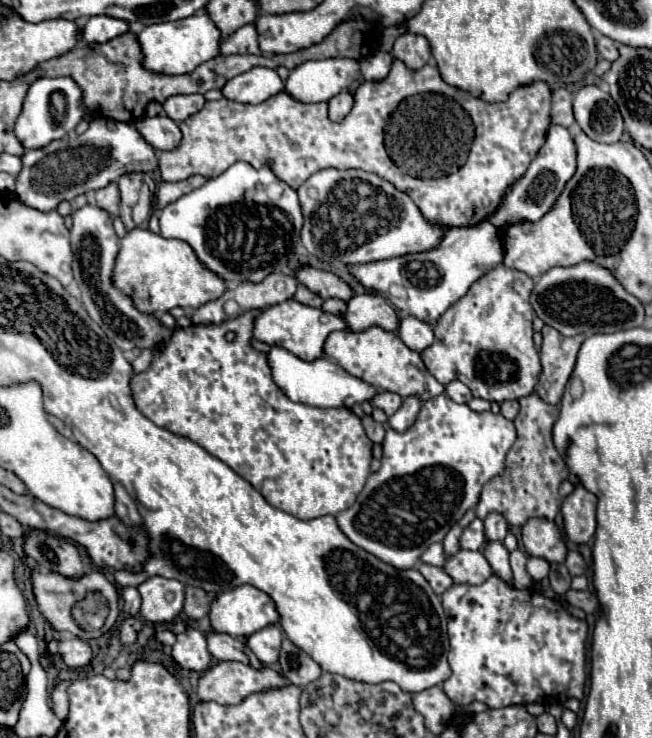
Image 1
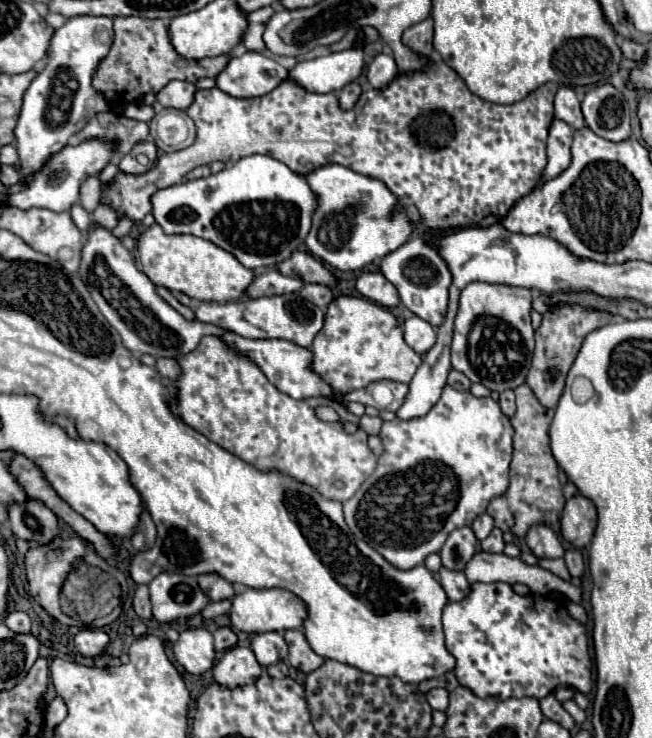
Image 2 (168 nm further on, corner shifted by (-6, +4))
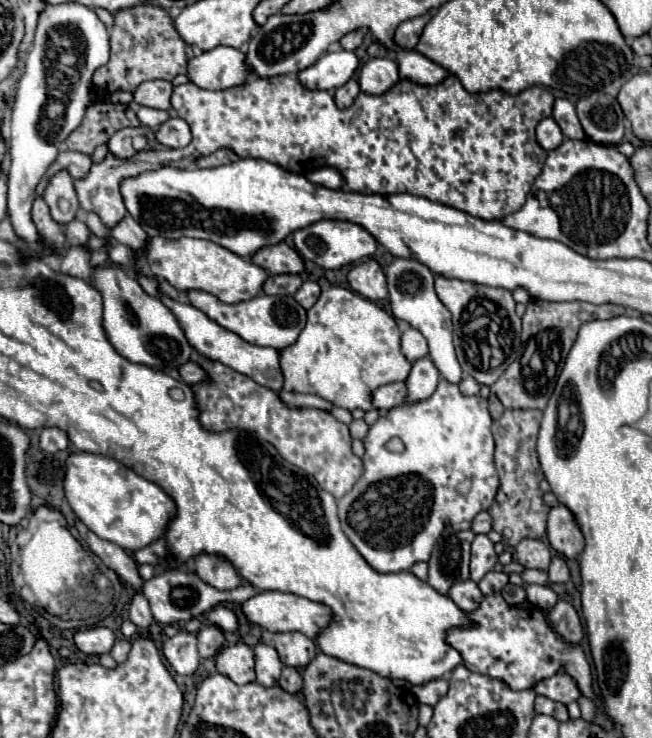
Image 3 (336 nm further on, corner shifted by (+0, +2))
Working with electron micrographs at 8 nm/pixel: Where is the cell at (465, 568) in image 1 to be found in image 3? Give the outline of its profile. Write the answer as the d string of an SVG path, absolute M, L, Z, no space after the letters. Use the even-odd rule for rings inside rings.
M489 571L481 581L479 581L479 589L483 591L483 595L491 595L491 593L499 593L503 587L507 585L507 573L499 571Z

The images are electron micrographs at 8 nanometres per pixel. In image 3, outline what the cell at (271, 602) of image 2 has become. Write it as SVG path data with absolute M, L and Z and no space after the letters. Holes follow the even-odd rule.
M261 591L249 601L241 605L243 613L251 623L261 625L263 629L269 629L273 633L285 633L285 631L299 631L311 639L317 639L317 635L333 621L331 607L323 603L315 603L303 597L297 597L293 593L281 593L281 591Z

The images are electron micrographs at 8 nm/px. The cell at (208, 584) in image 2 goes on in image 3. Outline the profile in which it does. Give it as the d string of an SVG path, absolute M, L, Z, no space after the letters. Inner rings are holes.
M199 553L199 557L193 559L193 565L197 577L219 591L231 591L241 585L241 577L237 569L219 555Z

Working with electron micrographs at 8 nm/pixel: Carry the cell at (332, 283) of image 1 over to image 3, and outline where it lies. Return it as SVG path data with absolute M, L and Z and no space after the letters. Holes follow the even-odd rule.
M287 243L263 247L251 255L251 261L255 265L267 269L273 275L277 275L277 273L293 273L293 275L305 273L299 253L295 249L291 249Z

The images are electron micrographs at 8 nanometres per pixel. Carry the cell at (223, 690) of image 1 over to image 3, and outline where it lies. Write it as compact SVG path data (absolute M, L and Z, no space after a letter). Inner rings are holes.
M245 643L229 645L217 655L217 671L221 675L227 675L237 685L255 681L253 665L255 665L253 649Z

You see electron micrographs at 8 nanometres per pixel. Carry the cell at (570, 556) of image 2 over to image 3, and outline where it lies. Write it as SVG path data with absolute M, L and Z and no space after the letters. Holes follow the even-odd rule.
M555 557L551 561L551 567L547 571L549 575L549 583L567 583L569 581L569 569L563 557Z

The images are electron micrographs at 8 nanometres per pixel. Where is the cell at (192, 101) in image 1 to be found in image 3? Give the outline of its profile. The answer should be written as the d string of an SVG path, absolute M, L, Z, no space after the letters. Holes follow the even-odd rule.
M143 81L143 85L133 91L133 101L153 109L171 109L171 91L173 85L169 81Z

